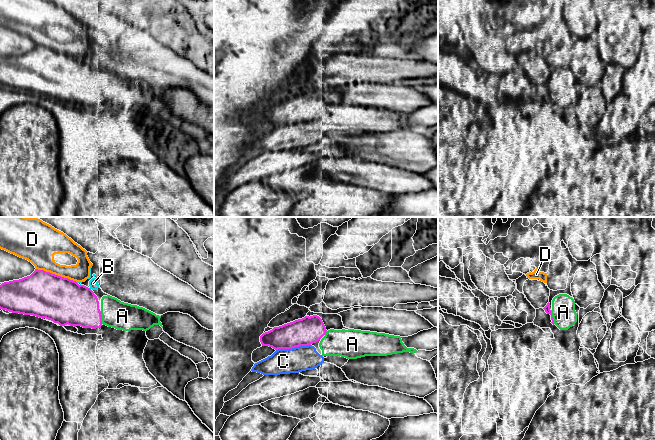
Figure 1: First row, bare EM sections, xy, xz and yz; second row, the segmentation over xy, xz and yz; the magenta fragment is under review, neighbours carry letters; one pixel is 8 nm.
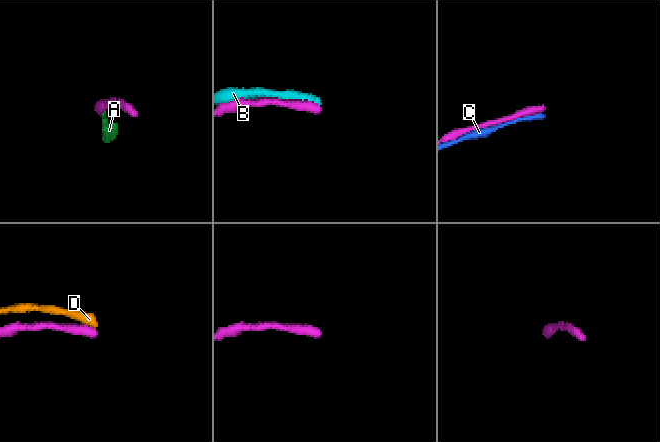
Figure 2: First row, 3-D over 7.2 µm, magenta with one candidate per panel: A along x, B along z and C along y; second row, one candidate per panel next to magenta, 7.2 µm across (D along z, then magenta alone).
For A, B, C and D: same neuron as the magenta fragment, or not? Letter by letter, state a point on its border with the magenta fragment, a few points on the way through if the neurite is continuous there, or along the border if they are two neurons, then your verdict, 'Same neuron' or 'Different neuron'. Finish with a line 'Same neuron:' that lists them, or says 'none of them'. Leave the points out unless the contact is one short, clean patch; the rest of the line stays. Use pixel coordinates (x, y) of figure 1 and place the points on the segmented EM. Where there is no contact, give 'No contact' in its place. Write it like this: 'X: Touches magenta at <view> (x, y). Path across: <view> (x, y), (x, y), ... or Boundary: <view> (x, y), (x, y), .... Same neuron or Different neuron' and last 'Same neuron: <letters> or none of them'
A: Touches magenta at yz (552, 317). Path across: yz (547, 308), (552, 317), (557, 317), (563, 312). Same neuron
B: No contact. Different neuron
C: Touches magenta at xz (293, 347). Different neuron
D: Touches magenta at xy (56, 275). Boundary: xy (36, 268), (67, 277), (76, 282). Different neuron
Same neuron: A

